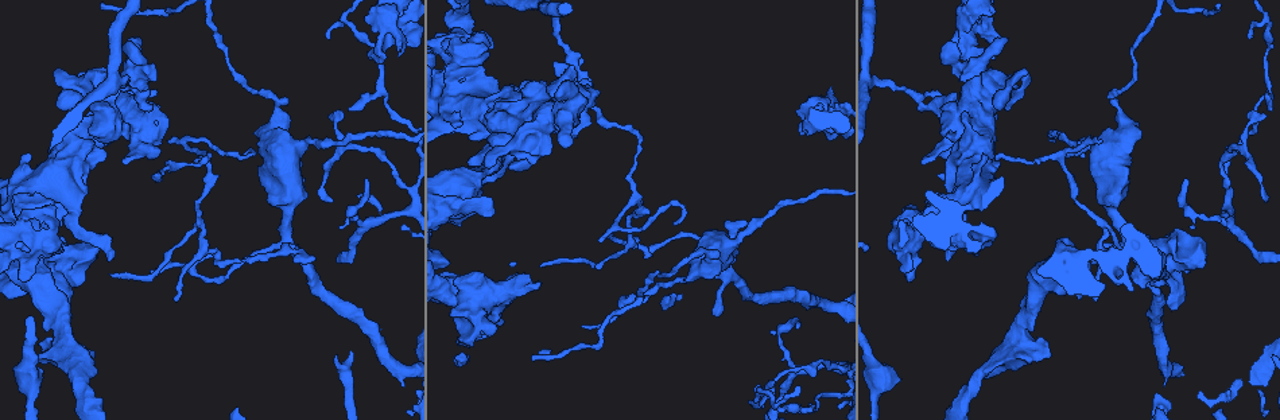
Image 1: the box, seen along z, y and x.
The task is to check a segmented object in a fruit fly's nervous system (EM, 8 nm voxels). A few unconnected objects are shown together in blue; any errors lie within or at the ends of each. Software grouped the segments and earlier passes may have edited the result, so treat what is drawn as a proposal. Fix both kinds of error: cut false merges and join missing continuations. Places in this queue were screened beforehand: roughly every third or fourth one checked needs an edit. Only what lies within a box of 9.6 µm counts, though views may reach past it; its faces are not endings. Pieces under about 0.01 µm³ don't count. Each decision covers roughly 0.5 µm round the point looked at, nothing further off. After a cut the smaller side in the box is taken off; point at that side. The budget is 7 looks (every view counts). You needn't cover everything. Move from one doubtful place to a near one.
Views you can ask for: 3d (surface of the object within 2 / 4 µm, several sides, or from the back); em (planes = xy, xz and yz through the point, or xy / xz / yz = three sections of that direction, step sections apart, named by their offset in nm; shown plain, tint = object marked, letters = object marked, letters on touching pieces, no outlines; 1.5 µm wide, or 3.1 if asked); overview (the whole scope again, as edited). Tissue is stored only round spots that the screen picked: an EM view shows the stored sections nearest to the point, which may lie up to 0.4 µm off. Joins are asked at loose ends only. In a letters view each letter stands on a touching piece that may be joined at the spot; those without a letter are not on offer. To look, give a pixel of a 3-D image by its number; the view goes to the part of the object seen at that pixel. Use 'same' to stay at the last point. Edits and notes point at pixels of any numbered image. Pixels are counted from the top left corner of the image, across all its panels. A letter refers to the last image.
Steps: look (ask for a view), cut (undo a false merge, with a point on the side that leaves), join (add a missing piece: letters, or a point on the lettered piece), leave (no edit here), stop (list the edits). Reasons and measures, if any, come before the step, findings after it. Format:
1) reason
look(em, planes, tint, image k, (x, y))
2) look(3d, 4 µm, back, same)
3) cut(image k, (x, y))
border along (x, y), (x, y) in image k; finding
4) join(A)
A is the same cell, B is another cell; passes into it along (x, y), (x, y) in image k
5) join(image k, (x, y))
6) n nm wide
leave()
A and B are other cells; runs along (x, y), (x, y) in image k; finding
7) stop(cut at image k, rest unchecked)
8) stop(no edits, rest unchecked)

an open end
look(em, xy, step 8, letters, image 1, (1267, 200))

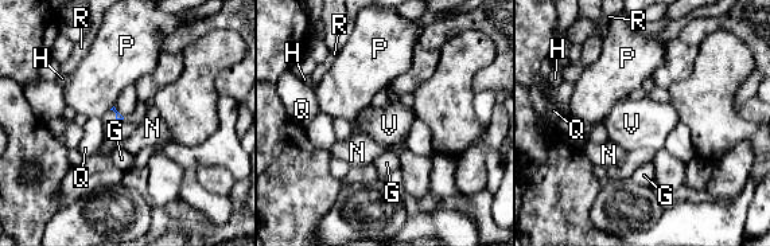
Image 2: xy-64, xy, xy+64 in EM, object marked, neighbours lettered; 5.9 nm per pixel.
cut it another way
look(em, planes, letters, same)

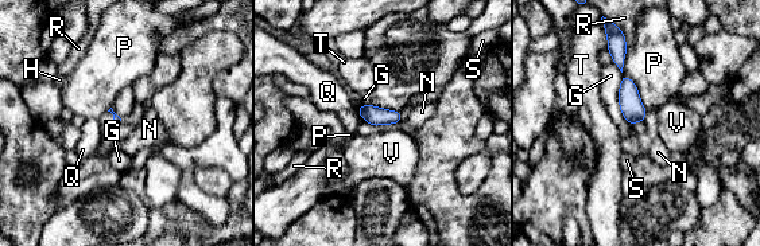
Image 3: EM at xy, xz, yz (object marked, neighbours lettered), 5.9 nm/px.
leave()
G, H, N, P, Q, R, S, T and V are other cells; border along (613, 62), (631, 125) in image 3; no lettered piece goes on from it

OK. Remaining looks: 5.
an open end
look(em, planes, letters, image 1, (1099, 141))

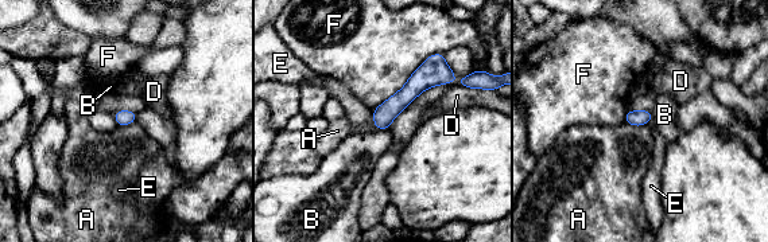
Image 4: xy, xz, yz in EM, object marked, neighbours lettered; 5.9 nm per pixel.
leave()
A, B, D, E and F are other cells; runs along (449, 73), (427, 74), (376, 120) in image 4; no lettered piece goes on from it

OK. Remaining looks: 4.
sudden change in width
look(em, planes, letters, image 1, (974, 27))

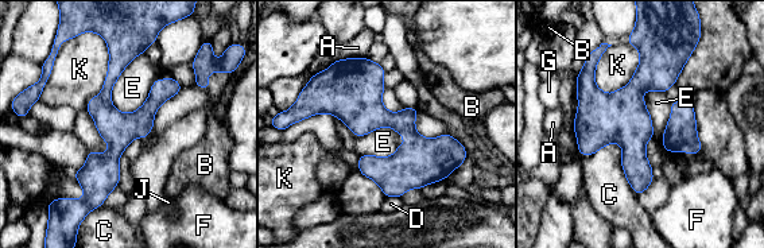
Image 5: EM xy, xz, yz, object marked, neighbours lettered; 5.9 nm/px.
leave()
A, B, C, D, E, F, G, J and K are other cells; border along (144, 53), (113, 85), (123, 113) in image 5; all the same neuron

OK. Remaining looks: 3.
stop(no edits, rest unchecked)

